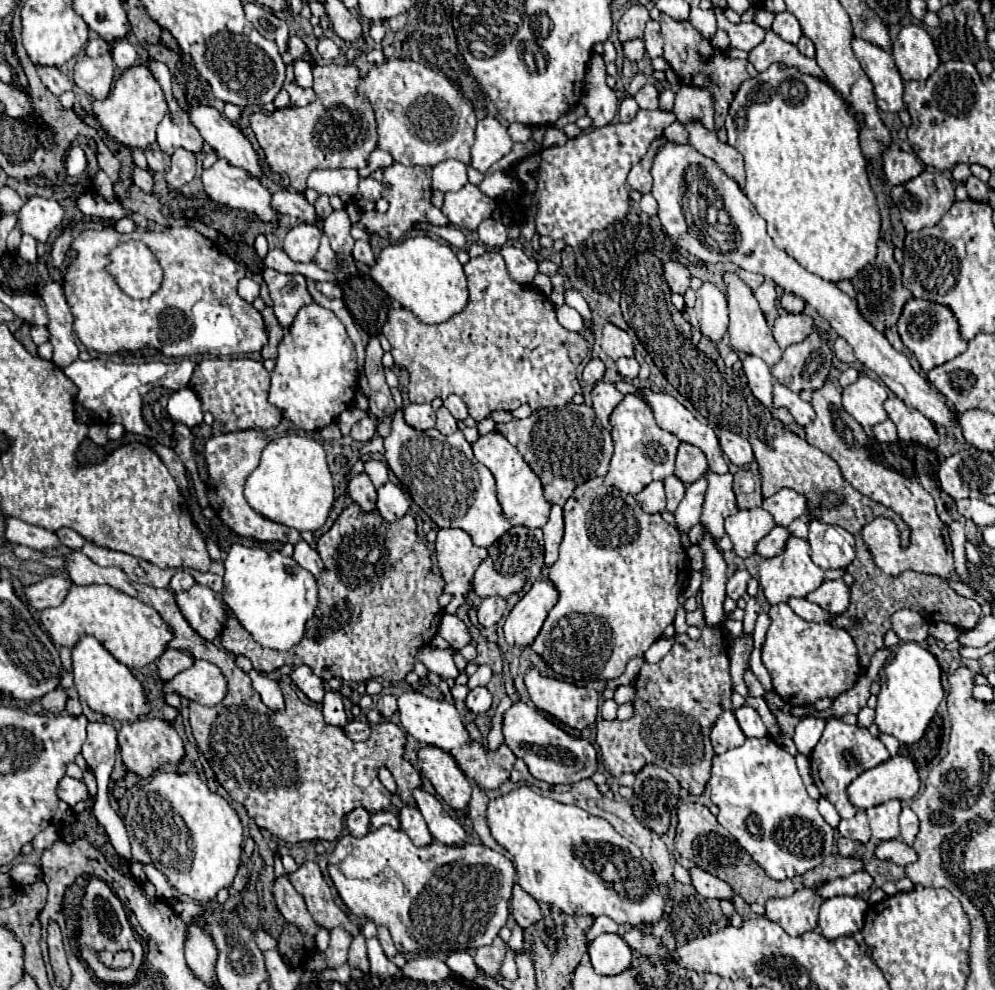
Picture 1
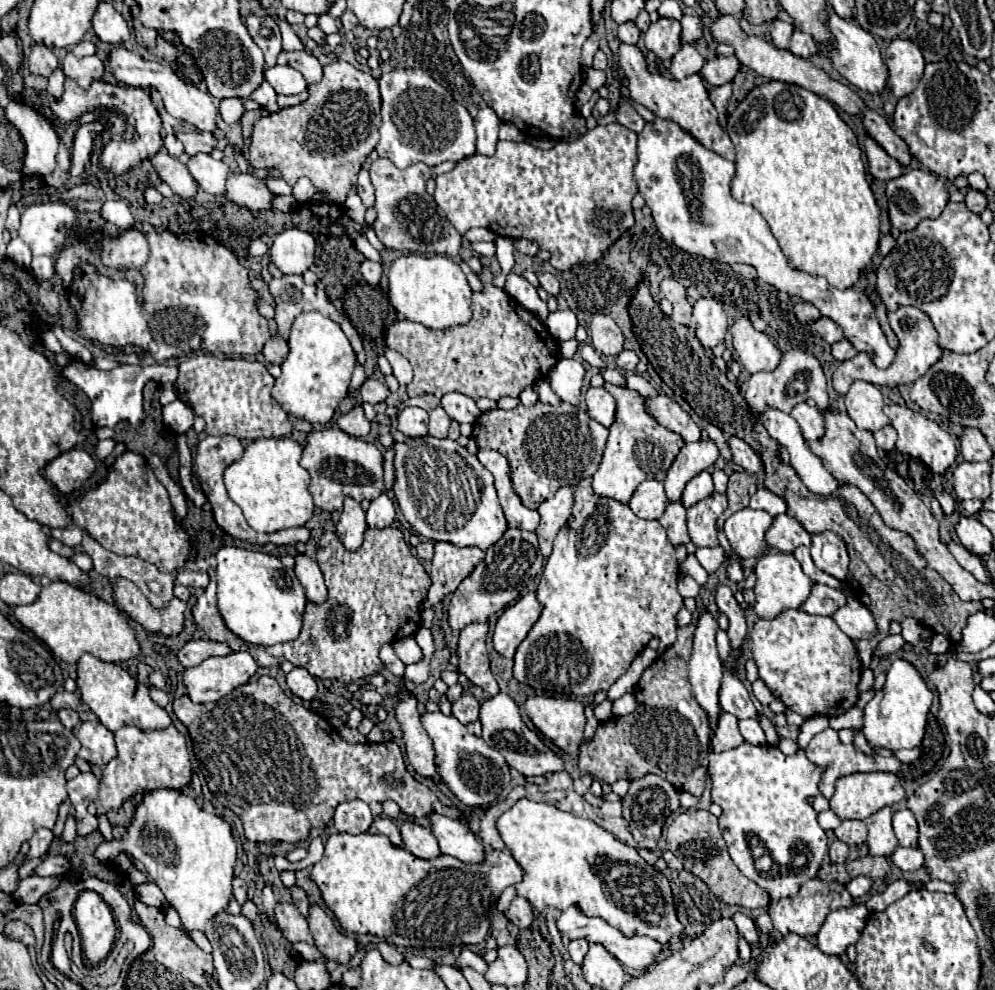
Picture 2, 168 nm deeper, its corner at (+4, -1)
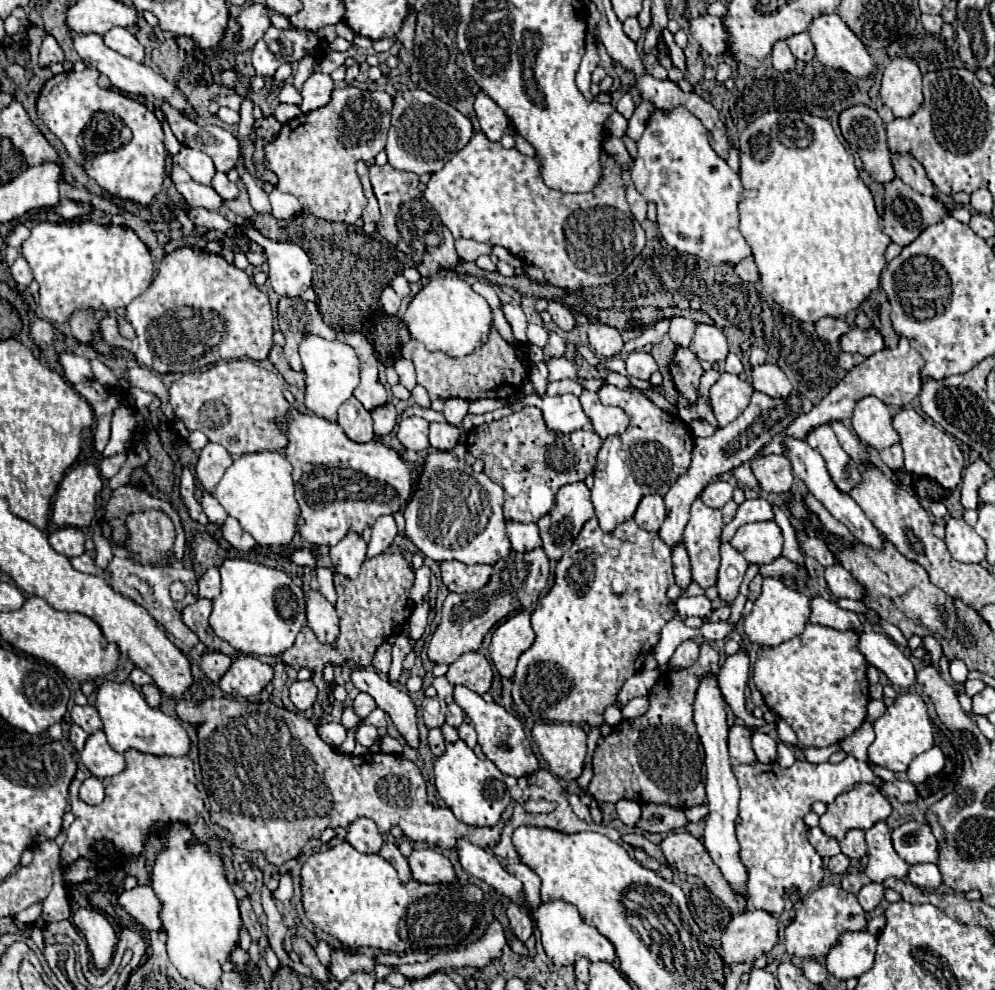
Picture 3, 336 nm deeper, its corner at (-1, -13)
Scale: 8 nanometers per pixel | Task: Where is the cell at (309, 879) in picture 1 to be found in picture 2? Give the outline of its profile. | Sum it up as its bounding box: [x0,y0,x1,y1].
[310,906,358,964]

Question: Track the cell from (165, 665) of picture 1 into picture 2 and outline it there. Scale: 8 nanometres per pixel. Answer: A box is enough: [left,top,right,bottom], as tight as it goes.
[178,638,232,668]

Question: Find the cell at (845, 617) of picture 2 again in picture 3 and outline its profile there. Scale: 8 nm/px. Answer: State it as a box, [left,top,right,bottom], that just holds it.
[857,632,915,688]

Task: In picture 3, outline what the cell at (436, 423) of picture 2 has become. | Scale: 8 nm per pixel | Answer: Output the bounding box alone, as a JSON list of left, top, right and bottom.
[429,422,461,450]

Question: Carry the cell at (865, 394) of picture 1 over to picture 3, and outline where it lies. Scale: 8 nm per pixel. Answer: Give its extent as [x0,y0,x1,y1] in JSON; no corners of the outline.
[853,396,899,450]

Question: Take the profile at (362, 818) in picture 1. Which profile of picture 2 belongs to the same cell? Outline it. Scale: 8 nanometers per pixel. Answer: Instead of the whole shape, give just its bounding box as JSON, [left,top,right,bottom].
[334,800,374,834]

